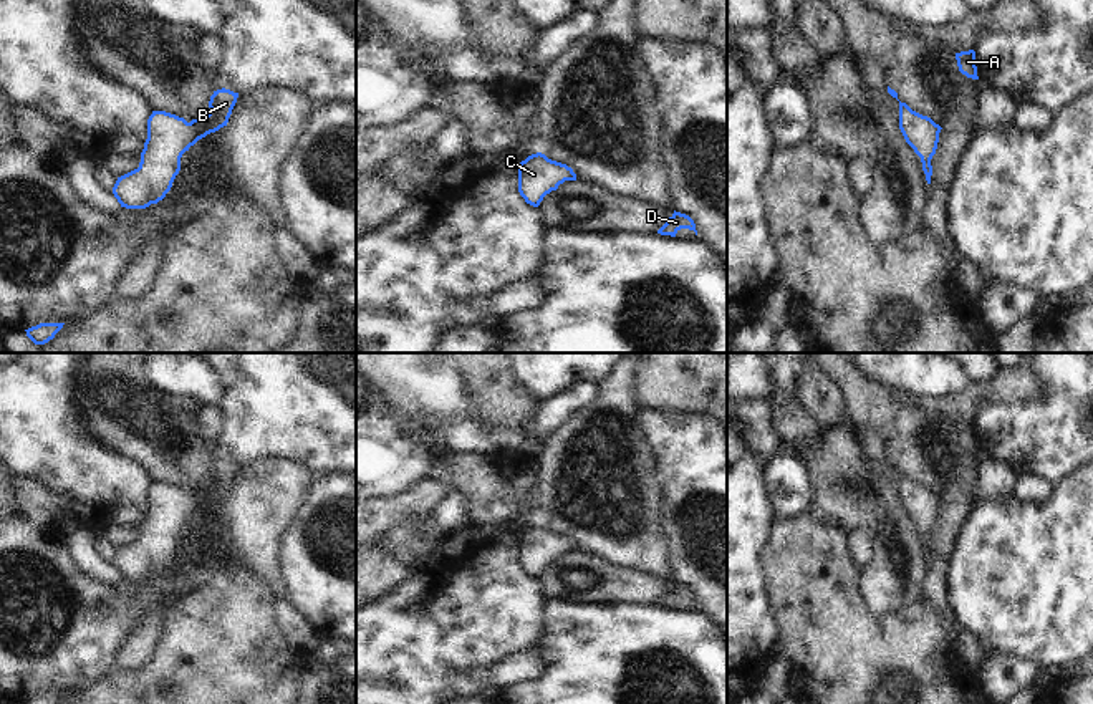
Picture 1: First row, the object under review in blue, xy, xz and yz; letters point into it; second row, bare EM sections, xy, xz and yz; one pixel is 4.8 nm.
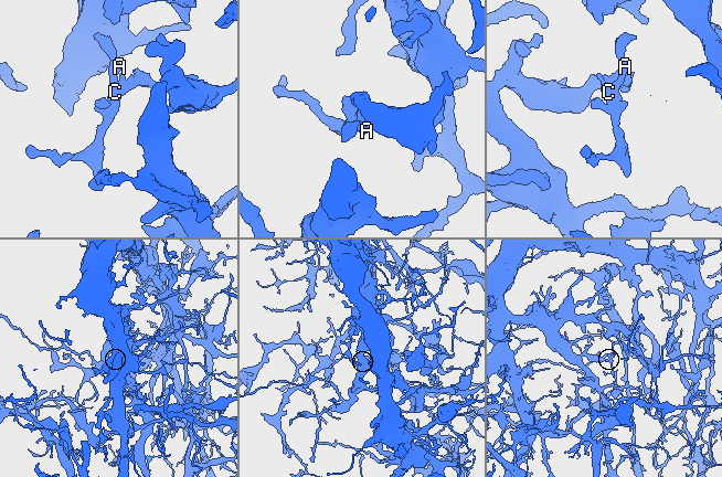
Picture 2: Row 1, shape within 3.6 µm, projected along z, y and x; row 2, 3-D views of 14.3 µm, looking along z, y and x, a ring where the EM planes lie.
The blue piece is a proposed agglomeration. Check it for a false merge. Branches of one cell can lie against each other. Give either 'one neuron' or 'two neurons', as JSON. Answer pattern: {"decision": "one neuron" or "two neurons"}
{"decision": "one neuron"}

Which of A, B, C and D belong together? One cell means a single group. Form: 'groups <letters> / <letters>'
groups A B C D

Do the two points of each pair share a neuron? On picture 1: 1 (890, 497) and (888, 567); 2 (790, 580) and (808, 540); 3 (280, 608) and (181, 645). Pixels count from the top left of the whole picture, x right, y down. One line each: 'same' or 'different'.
1: same
2: same
3: different

